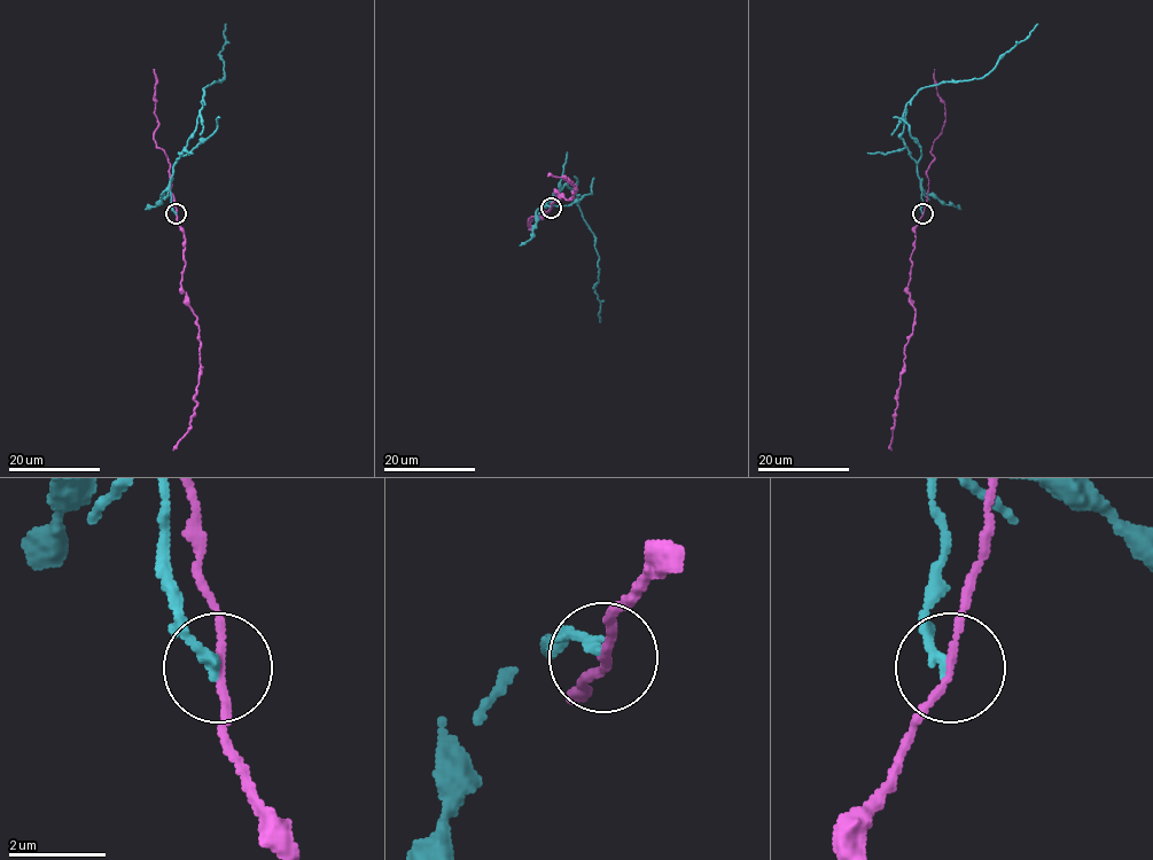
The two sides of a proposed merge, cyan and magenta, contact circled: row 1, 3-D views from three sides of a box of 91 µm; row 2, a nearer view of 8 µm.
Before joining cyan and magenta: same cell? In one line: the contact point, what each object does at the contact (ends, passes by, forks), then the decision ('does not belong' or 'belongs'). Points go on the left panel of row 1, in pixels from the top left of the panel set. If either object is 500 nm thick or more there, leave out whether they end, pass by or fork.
place (176, 213); cyan ends; magenta passes by; does not belong

